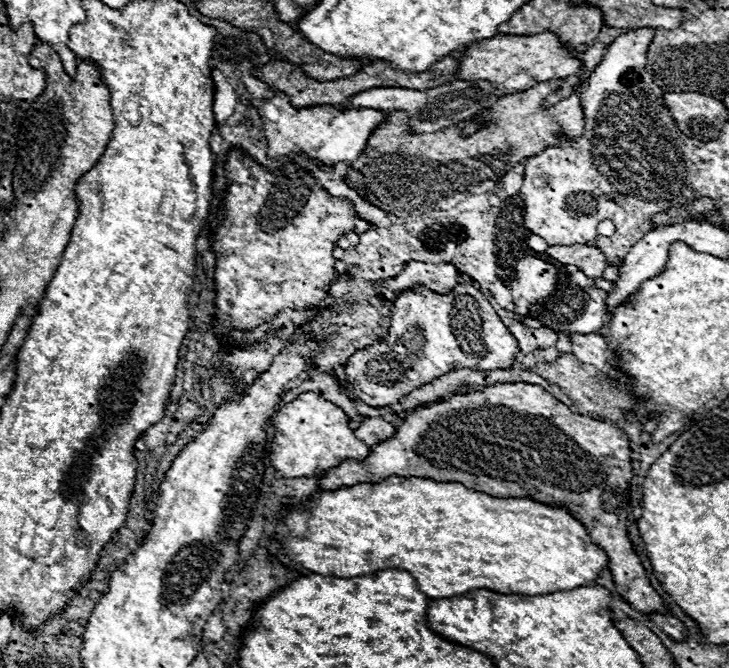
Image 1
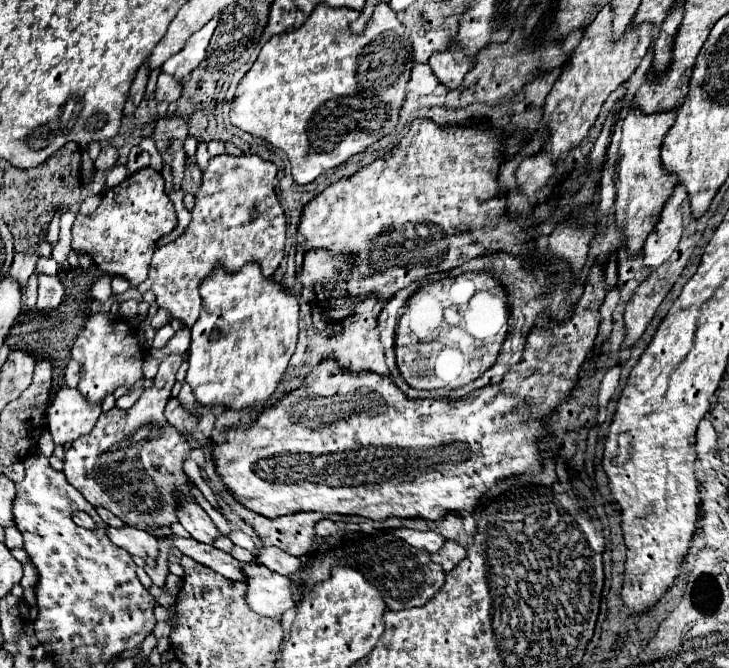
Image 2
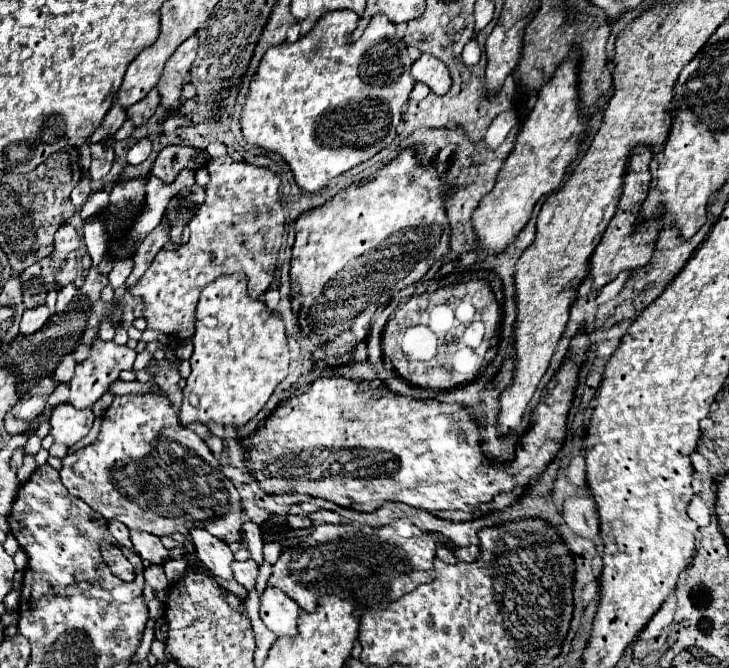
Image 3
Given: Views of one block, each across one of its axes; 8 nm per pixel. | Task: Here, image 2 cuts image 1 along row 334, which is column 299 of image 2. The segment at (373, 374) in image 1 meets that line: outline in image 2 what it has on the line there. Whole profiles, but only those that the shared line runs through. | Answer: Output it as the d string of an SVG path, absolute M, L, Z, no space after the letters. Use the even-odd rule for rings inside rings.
M594 266L590 272L592 278L586 278L586 286L584 286L584 294L580 296L580 300L574 304L574 314L572 318L568 318L562 324L548 324L546 328L532 328L532 332L526 338L526 346L524 346L524 354L522 360L510 368L502 382L496 386L486 386L480 390L470 392L468 396L460 398L460 400L452 400L452 398L438 398L438 400L412 400L408 398L394 382L390 376L380 376L374 372L350 372L340 368L340 364L334 358L324 358L300 384L300 388L288 392L282 400L278 400L274 406L266 408L260 412L260 416L250 422L246 428L228 428L226 430L226 440L222 444L218 444L214 448L212 454L218 454L218 458L214 458L216 462L216 470L222 478L222 484L226 490L230 490L230 494L234 496L236 502L240 502L242 506L246 506L248 510L262 514L264 518L278 518L284 514L296 514L296 512L326 512L326 514L352 514L352 516L364 516L370 520L386 520L386 518L426 518L426 520L440 520L444 514L448 512L474 512L478 500L482 494L486 494L492 486L508 480L508 478L518 478L522 474L536 474L540 472L540 454L538 454L538 442L540 442L540 434L542 434L542 416L548 416L556 404L560 404L562 400L566 400L566 396L570 396L572 388L576 386L578 380L578 372L586 360L586 354L594 348L594 340L598 334L598 326L600 326L600 306L608 294L608 284L604 280L604 268L602 266Z

